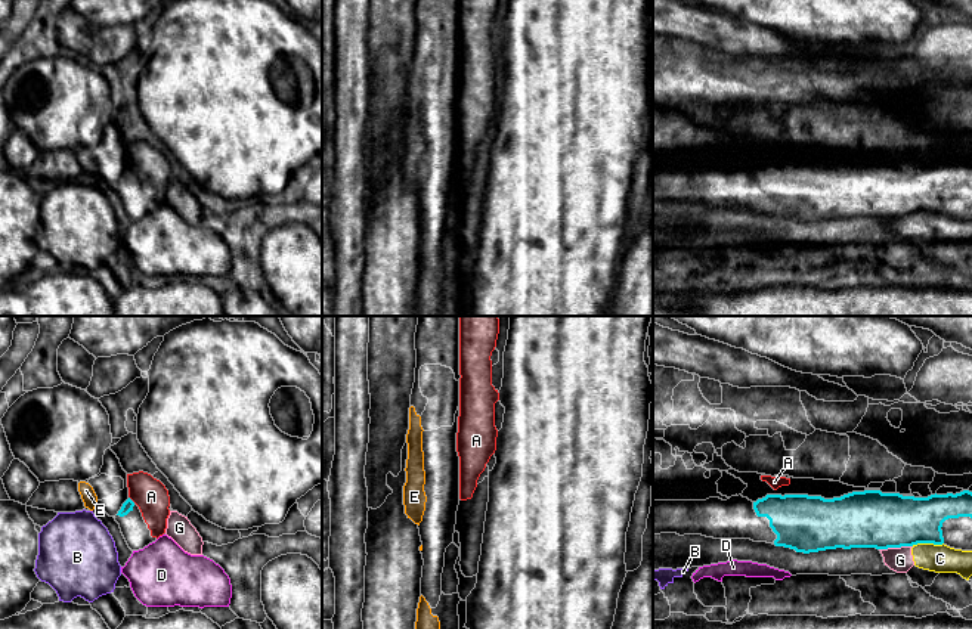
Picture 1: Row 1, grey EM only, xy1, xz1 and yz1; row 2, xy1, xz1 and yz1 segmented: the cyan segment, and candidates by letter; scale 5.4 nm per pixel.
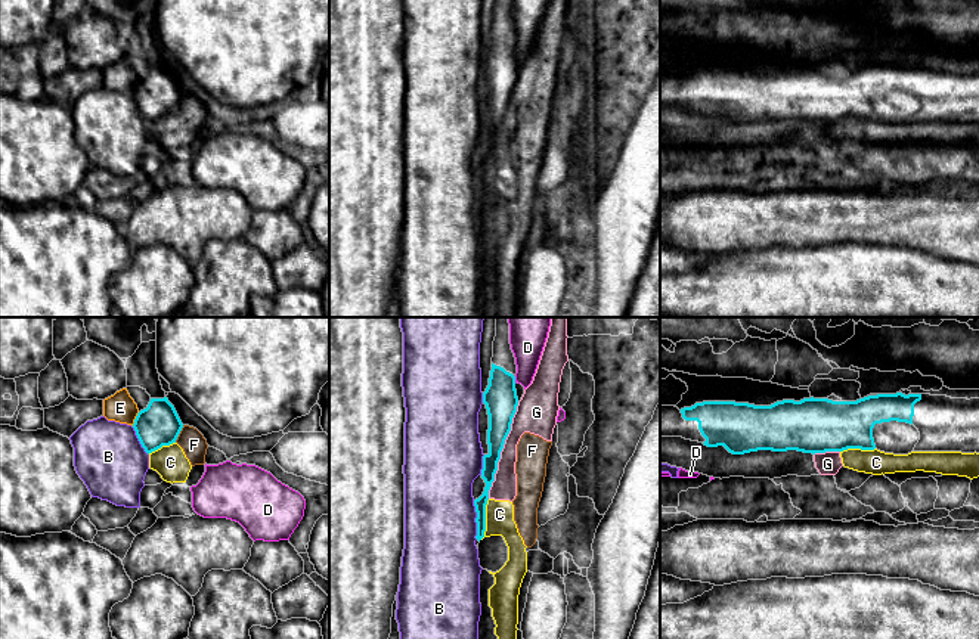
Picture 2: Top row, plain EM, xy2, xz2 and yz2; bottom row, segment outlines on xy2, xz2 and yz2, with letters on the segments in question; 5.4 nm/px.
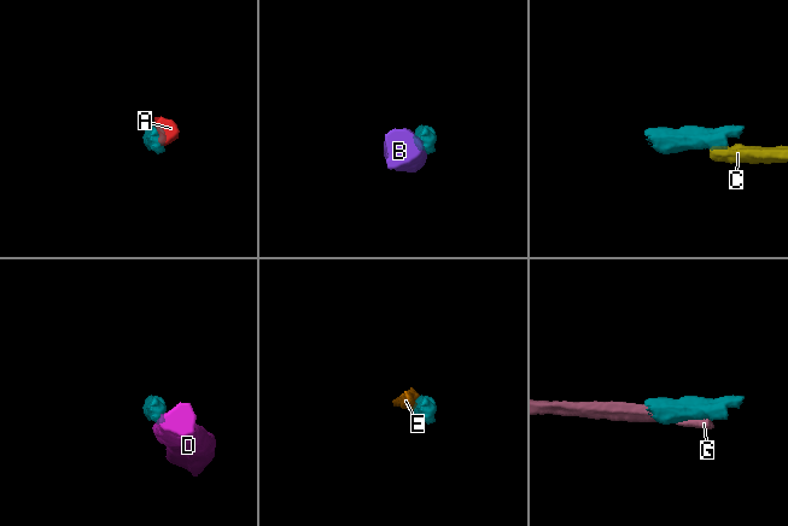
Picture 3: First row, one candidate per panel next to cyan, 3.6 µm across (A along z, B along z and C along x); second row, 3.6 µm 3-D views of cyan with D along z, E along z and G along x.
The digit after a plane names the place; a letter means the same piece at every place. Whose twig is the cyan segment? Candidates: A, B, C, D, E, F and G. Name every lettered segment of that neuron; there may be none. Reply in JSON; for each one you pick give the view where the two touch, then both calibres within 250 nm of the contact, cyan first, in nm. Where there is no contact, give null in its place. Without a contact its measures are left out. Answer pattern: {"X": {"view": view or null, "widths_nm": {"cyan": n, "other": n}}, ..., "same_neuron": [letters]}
{"A": {"view": "xy1", "widths_nm": {"cyan": 60, "other": 180}}, "same_neuron": ["A"]}

